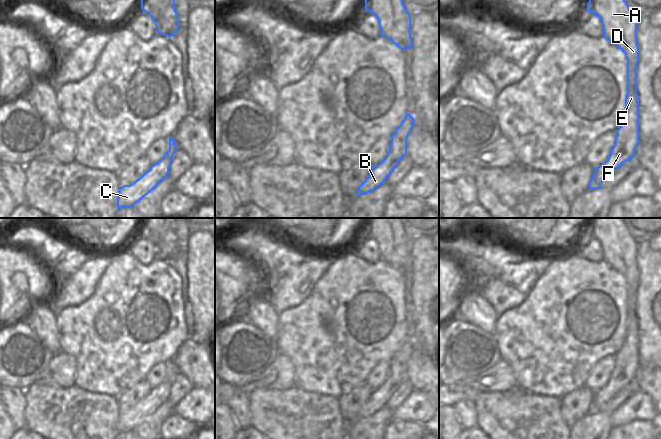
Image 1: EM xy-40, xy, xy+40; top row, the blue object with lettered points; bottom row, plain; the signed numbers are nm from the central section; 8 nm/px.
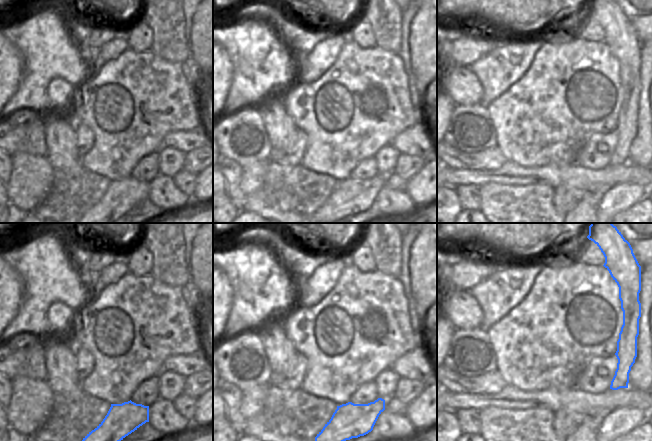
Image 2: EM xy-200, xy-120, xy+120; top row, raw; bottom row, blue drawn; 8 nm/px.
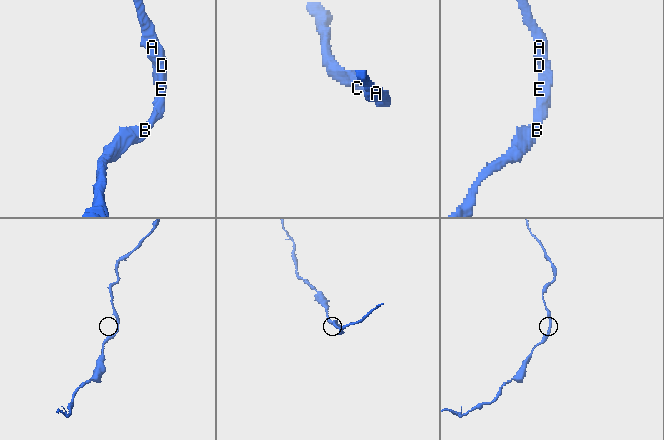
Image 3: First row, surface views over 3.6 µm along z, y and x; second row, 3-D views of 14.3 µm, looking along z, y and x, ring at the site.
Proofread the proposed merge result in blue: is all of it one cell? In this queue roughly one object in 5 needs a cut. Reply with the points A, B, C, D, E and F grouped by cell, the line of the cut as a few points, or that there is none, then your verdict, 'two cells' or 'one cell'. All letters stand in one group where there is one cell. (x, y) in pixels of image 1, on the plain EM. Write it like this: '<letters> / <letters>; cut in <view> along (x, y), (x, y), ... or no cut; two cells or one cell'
A B C D E F; no cut; one cell

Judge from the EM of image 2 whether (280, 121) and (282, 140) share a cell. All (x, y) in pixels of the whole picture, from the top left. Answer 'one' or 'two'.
one

